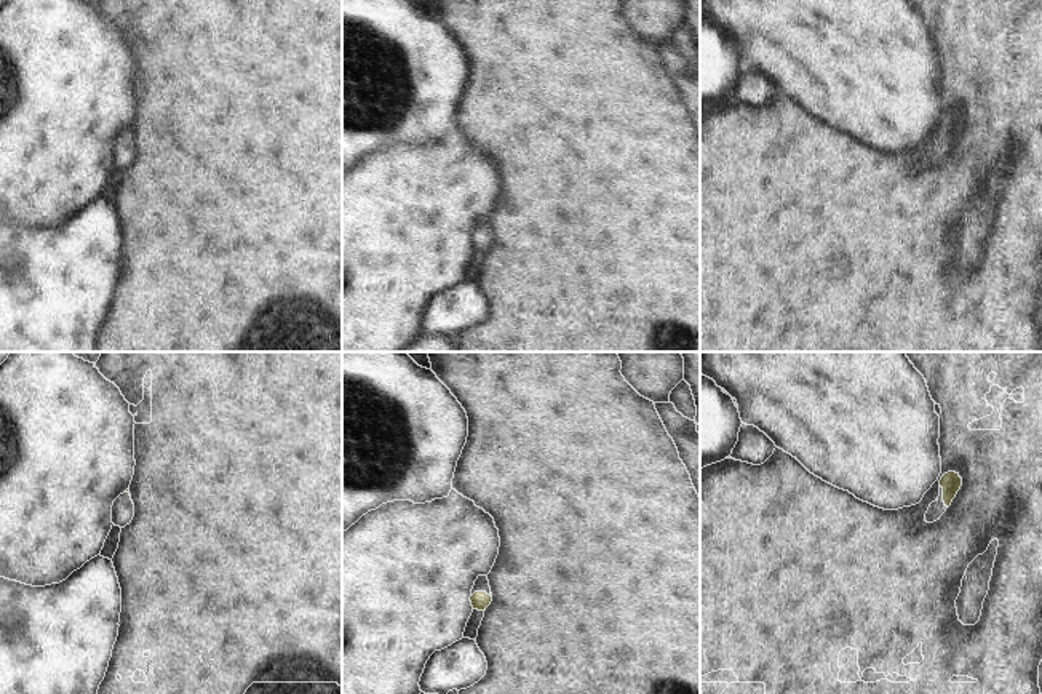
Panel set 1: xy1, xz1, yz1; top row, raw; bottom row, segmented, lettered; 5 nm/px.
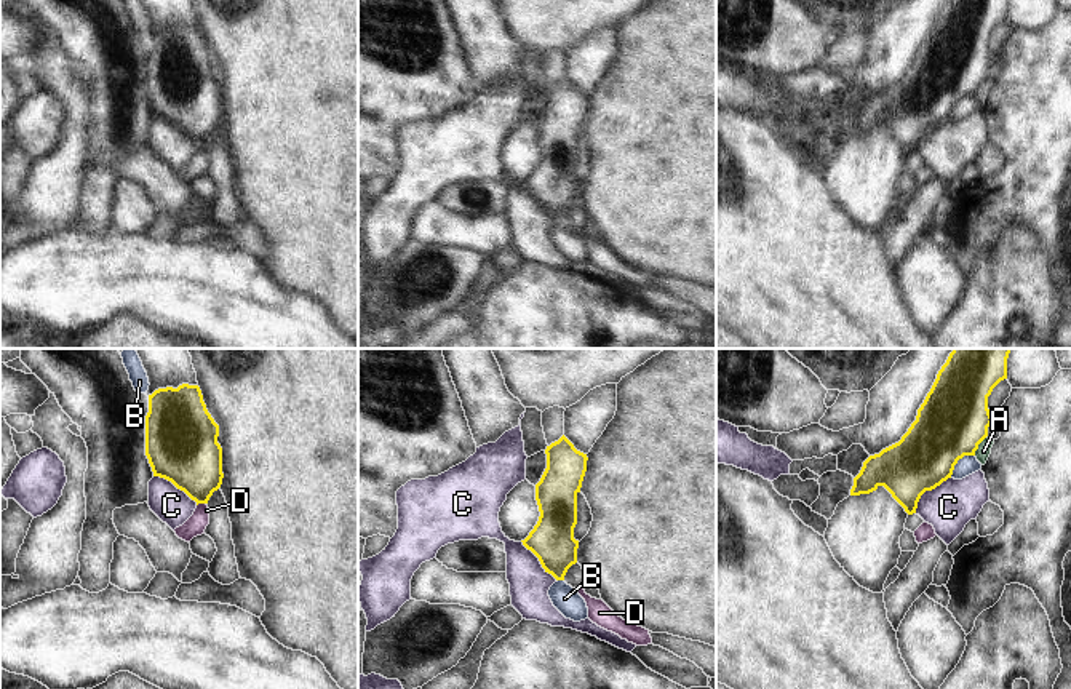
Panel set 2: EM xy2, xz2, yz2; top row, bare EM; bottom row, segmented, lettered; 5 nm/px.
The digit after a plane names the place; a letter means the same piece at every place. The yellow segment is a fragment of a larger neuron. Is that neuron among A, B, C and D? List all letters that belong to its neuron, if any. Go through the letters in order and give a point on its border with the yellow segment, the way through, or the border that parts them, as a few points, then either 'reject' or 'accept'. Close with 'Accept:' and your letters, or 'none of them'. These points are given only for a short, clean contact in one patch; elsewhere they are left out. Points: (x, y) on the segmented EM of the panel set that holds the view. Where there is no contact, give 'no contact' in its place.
A: yz2 (979, 443) | along yz2 (987, 435), (974, 454) | reject
B: yz2 (958, 459) | reject
C: yz2 (927, 489) | along yz2 (950, 477), (927, 489), (915, 512) | reject
D: xy2 (200, 502) | along xy2 (205, 502), (197, 505) | reject
Accept: none of them

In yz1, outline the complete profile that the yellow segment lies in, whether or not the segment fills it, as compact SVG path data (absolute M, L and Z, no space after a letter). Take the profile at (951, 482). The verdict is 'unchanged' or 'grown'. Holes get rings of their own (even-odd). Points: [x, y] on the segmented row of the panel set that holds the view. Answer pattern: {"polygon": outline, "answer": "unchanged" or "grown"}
{"polygon": "M948 472L940 480L940 496L935 502L930 504L925 521L933 523L940 520L940 517L946 512L951 505L953 499L956 497L957 491L962 486L962 478L956 472Z", "answer": "grown"}

